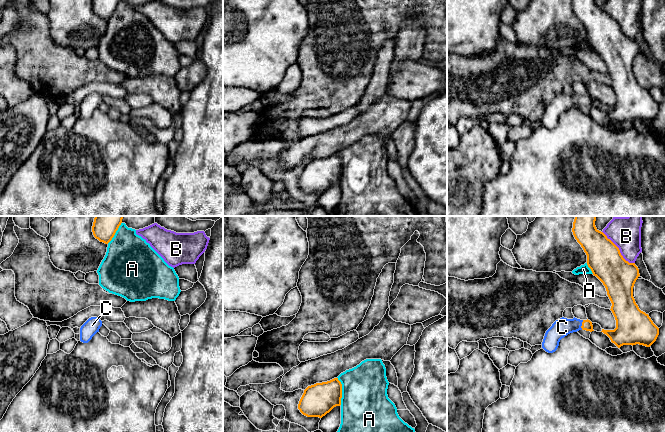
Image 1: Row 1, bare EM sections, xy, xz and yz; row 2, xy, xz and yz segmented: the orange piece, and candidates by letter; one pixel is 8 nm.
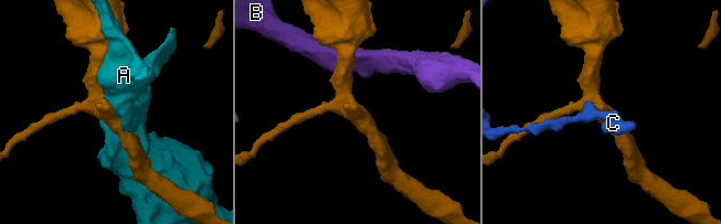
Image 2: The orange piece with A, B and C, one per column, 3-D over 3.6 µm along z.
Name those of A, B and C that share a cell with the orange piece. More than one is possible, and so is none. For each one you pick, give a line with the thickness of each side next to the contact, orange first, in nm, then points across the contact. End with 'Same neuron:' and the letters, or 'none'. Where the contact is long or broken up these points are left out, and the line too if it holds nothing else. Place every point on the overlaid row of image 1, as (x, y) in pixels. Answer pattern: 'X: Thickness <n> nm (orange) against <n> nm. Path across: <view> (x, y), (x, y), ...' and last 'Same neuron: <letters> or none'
C: Thickness 80 nm (orange) against 150 nm. Path across: yz (587, 325), (582, 325), (562, 327)
Same neuron: C

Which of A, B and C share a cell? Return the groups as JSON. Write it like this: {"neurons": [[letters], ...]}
{"neurons": [["A"], ["B"], ["C"]]}

